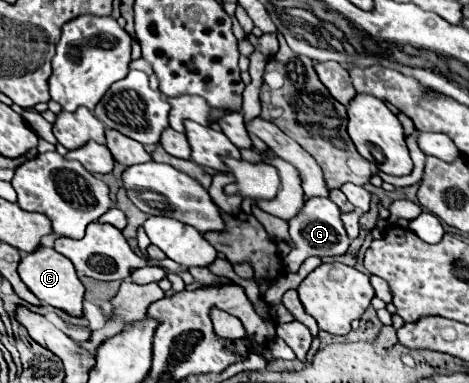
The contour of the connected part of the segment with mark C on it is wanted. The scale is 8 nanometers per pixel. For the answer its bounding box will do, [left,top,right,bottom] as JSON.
[18,245,84,315]

